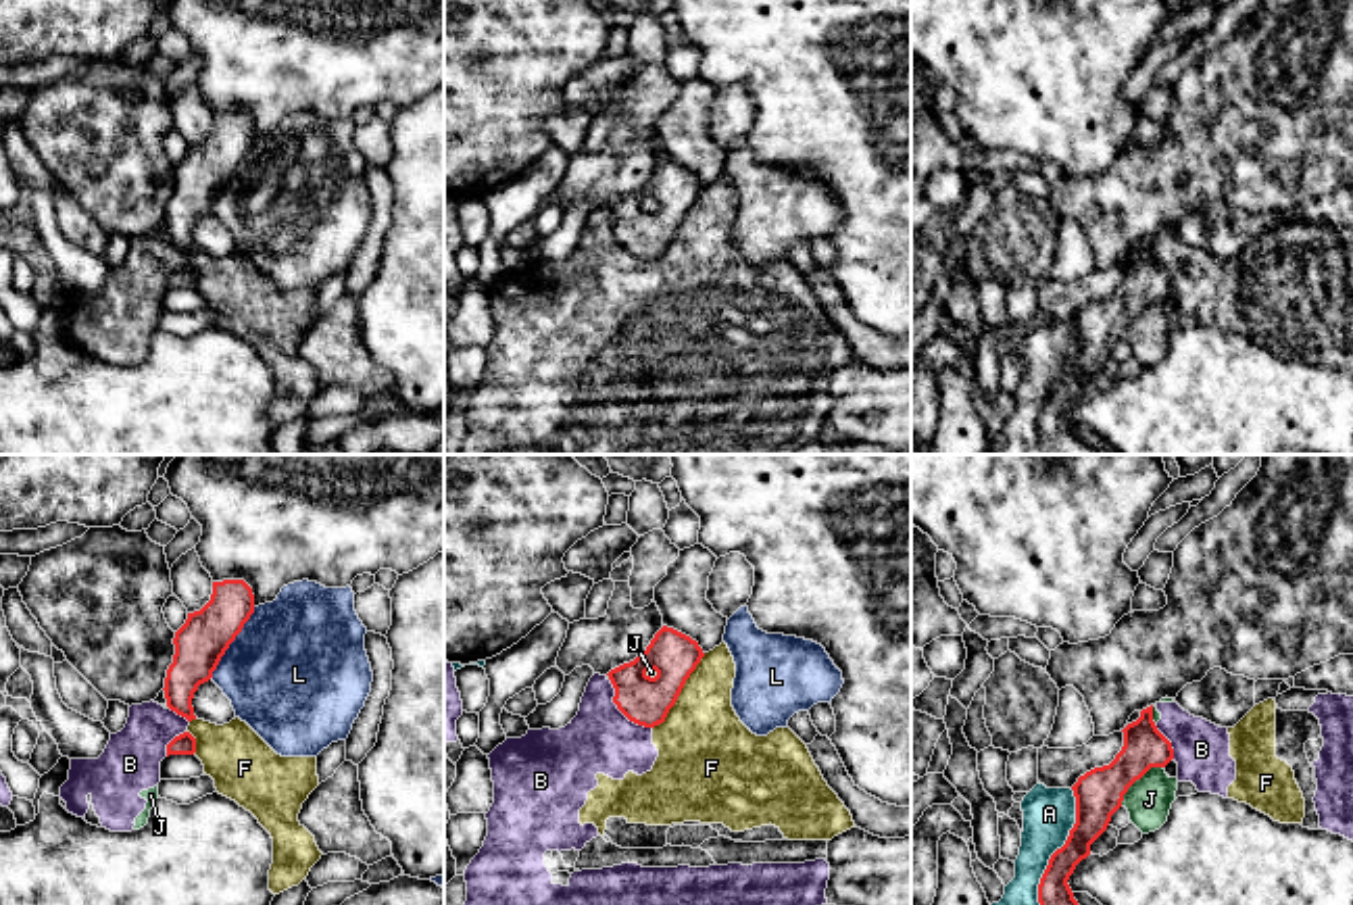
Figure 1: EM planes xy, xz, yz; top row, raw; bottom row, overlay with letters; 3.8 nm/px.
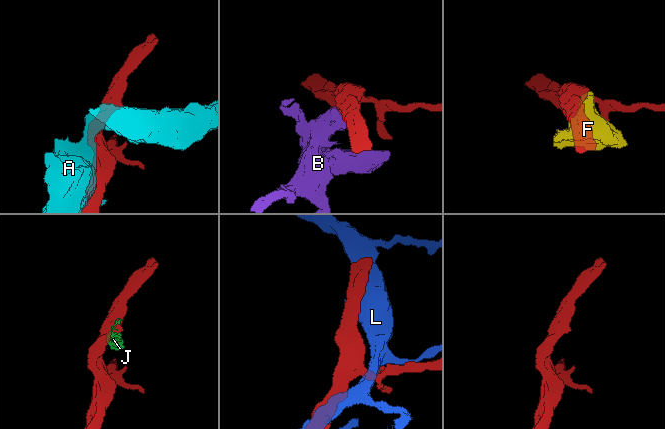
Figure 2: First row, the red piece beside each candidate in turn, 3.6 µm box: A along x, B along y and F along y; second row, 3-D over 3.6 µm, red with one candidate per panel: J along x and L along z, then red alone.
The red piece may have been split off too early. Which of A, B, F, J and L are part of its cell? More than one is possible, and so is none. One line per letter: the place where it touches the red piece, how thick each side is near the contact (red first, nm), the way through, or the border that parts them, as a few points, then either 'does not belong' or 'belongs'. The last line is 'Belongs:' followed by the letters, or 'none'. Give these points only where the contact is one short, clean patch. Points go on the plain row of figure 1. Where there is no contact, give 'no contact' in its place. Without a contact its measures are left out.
A: contact yz (1051, 388); calibres 140 and 200 nm; does not belong
B: contact xz (620, 242); calibres 190 and 260 nm; border xz (609, 211), (613, 236), (630, 253), (651, 261); does not belong
F: contact xz (680, 224); calibres 190 and 360 nm; does not belong
J: contact yz (1137, 311); calibres 190 and 180 nm; border yz (1162, 299), (1151, 299), (1128, 322), (1120, 338); does not belong
L: contact xy (232, 174); calibres 200 and 480 nm; does not belong
Belongs: none

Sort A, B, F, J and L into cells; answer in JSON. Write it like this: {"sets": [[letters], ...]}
{"sets": [["A"], ["B", "F", "J"], ["L"]]}

